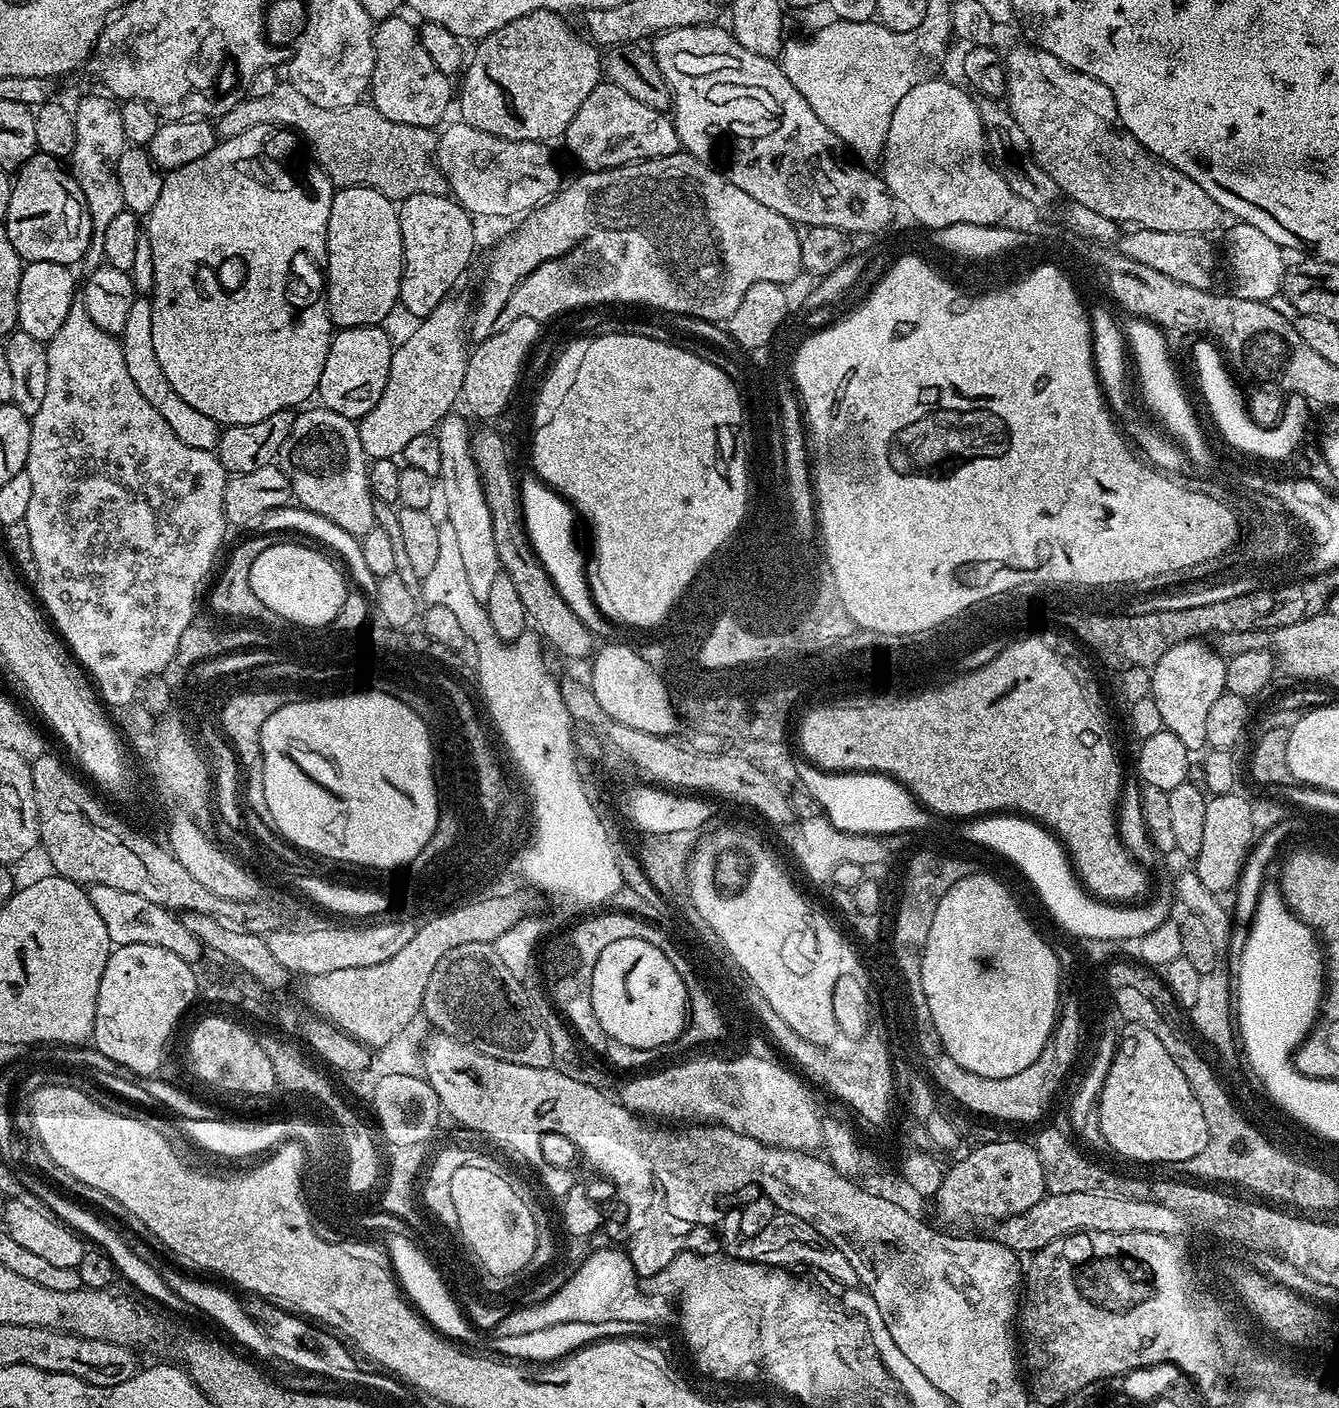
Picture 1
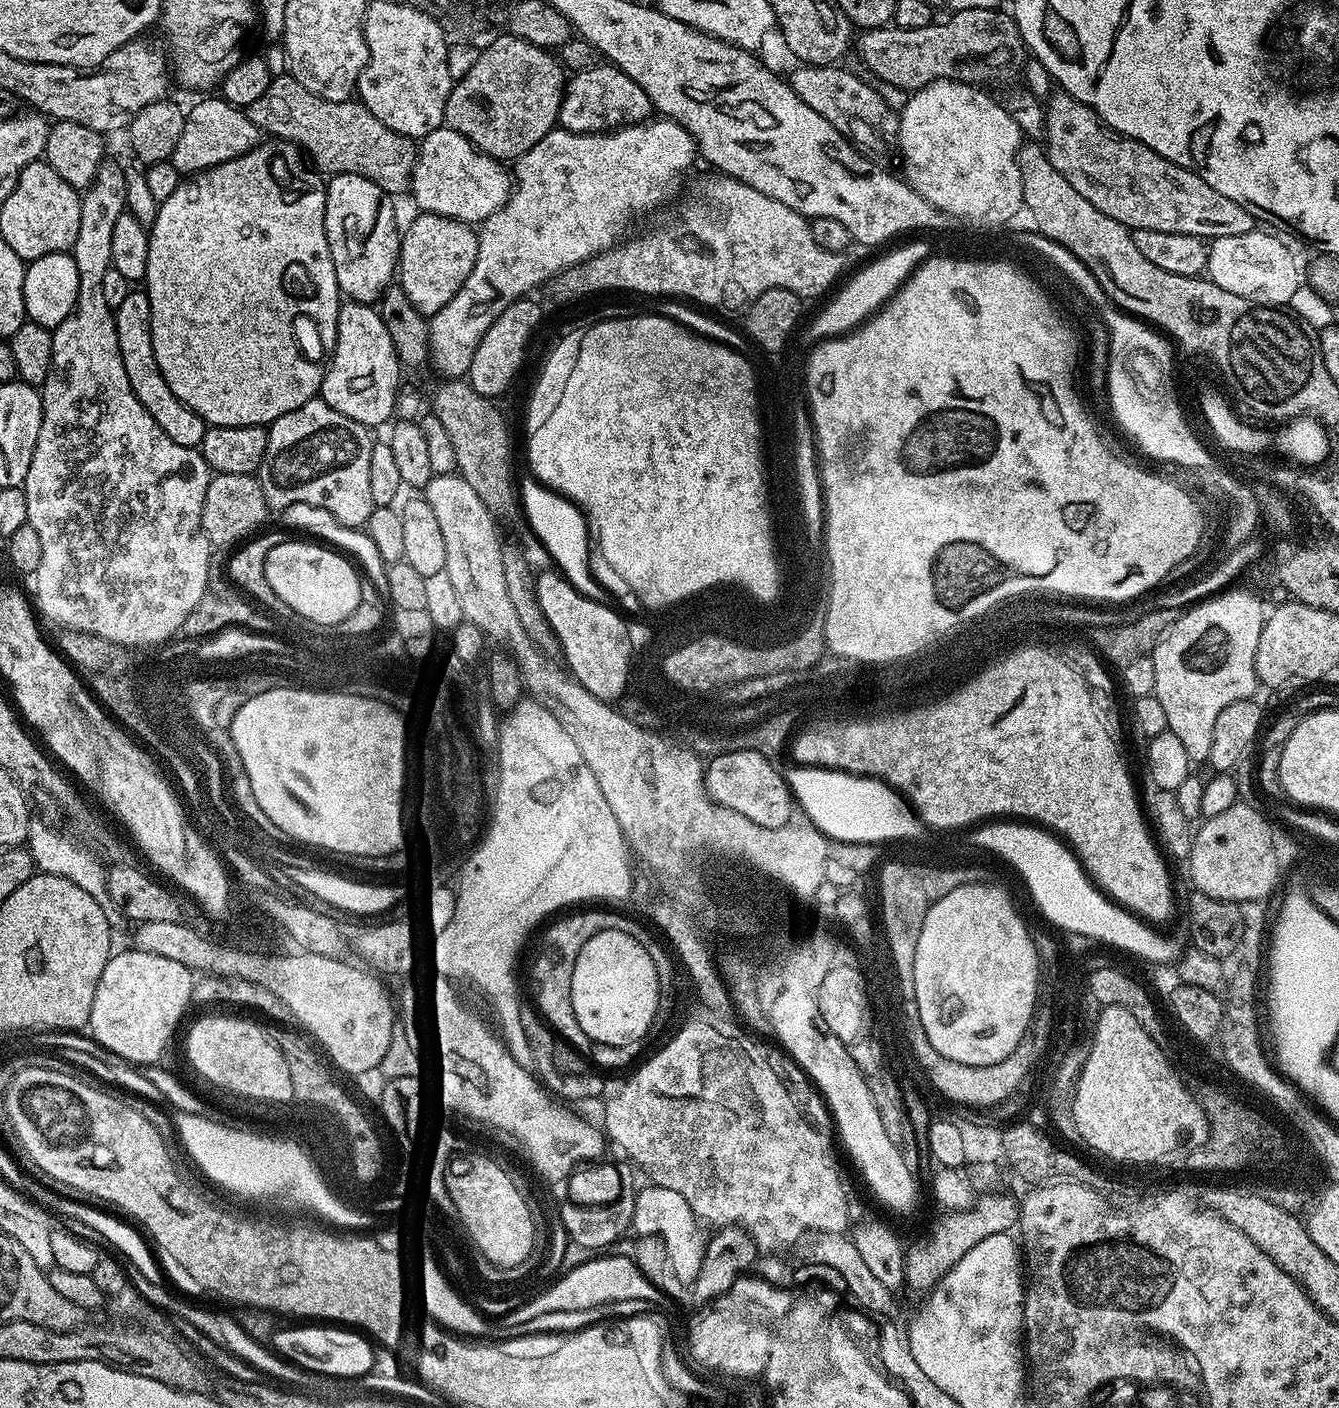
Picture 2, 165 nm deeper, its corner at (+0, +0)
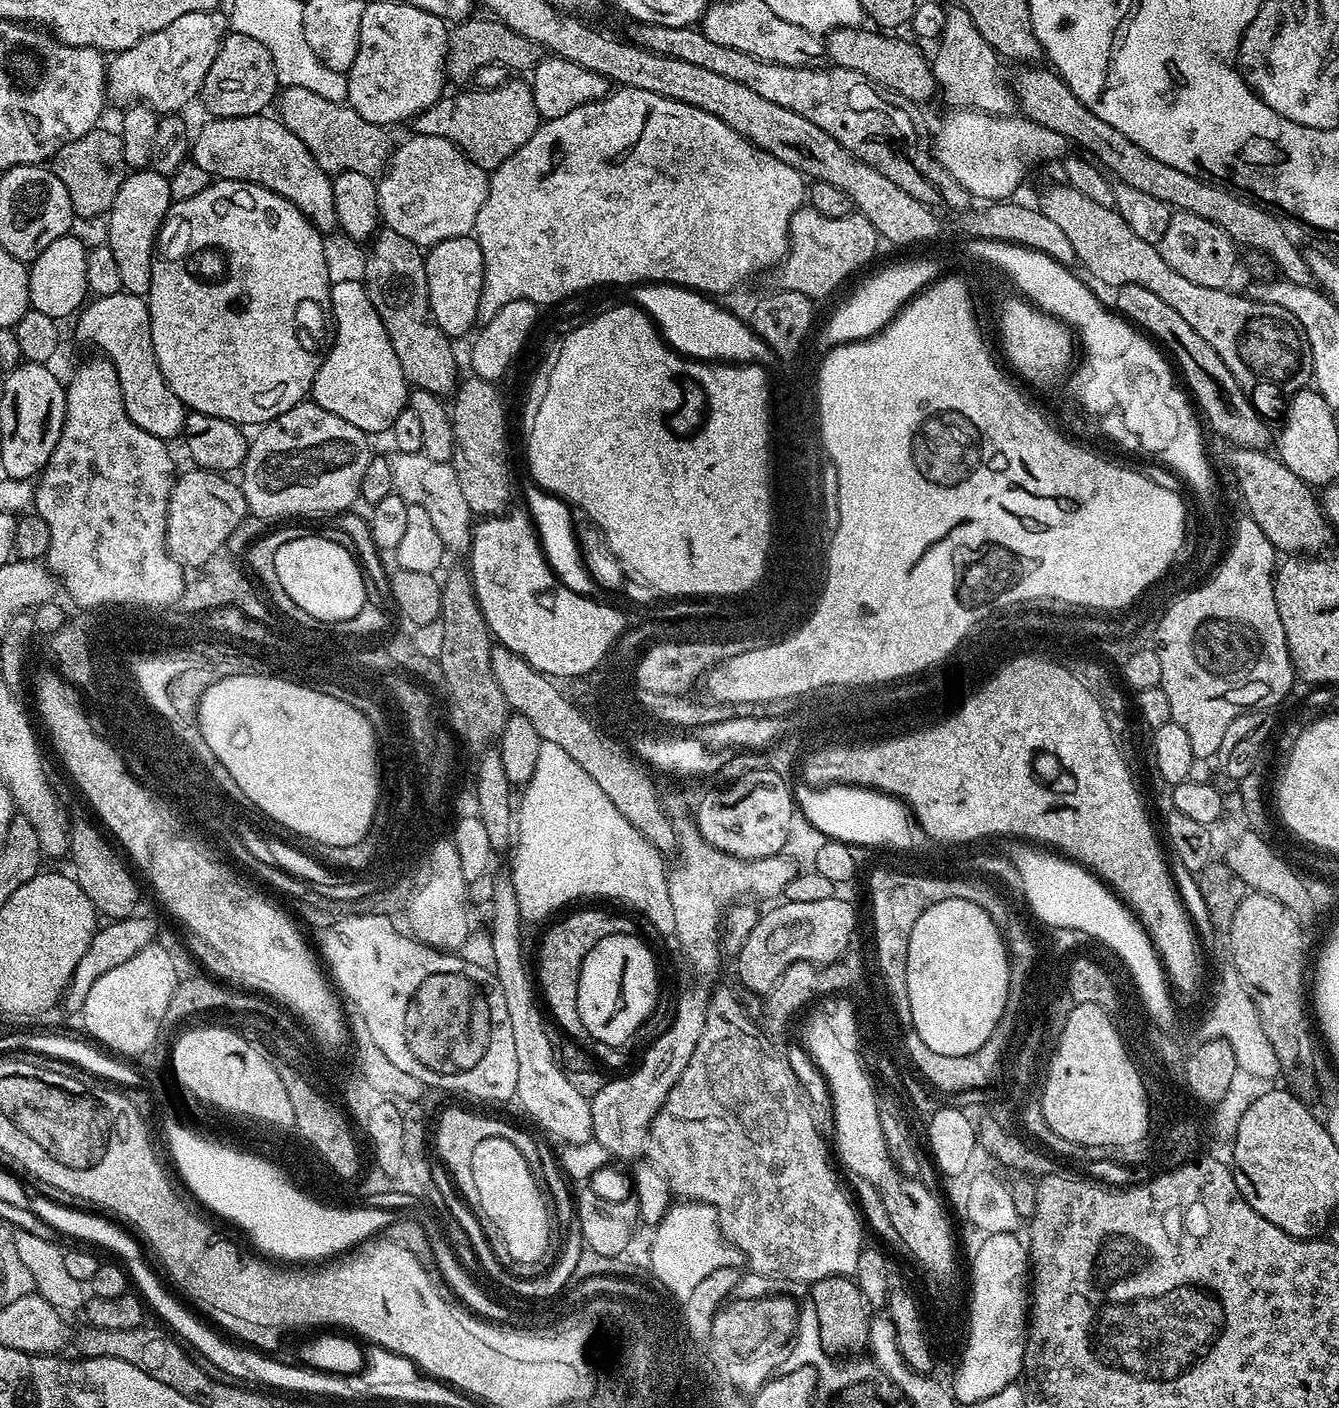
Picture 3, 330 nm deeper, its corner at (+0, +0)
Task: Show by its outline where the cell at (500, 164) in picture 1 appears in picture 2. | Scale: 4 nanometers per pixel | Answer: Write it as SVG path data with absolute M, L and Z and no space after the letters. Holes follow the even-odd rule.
M441 126L430 134L426 134L419 141L416 150L416 165L412 167L412 182L410 196L416 199L417 209L420 212L432 212L436 216L448 216L451 220L461 220L466 225L476 226L483 222L490 214L494 214L507 202L510 195L510 172L501 161L484 152L470 143L462 134L454 129Z

